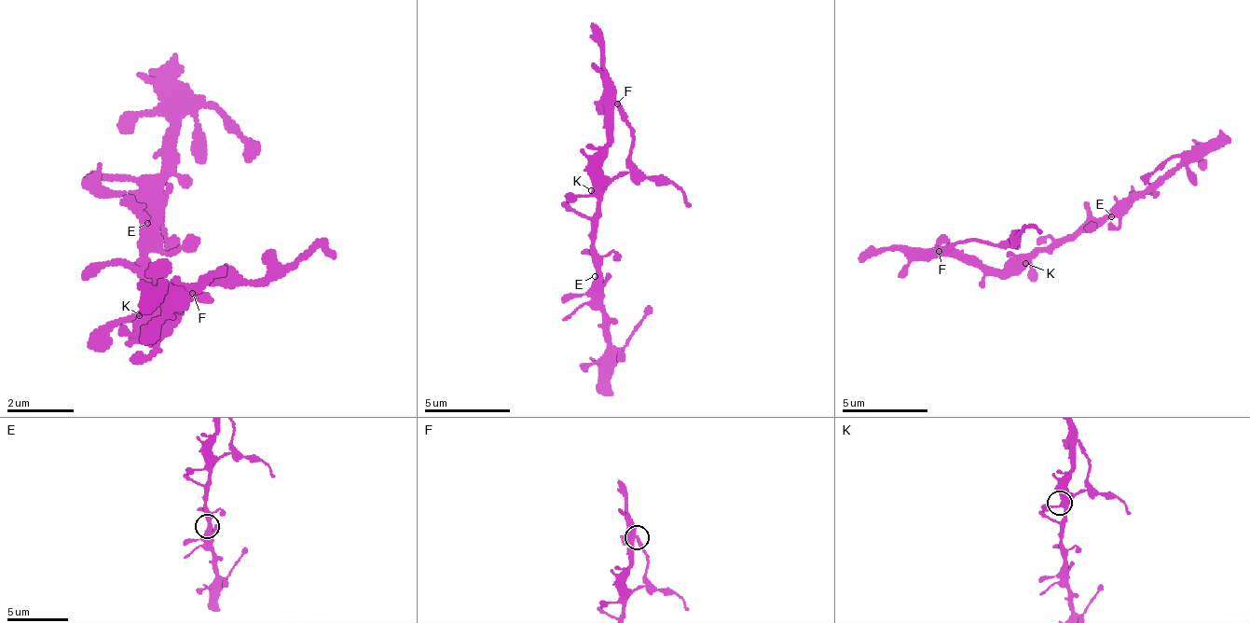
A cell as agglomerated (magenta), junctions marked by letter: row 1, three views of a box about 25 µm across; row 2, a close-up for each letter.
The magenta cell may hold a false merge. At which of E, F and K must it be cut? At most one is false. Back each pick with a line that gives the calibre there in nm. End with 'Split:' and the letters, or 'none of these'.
F: calibre 440 nm
Split: F

